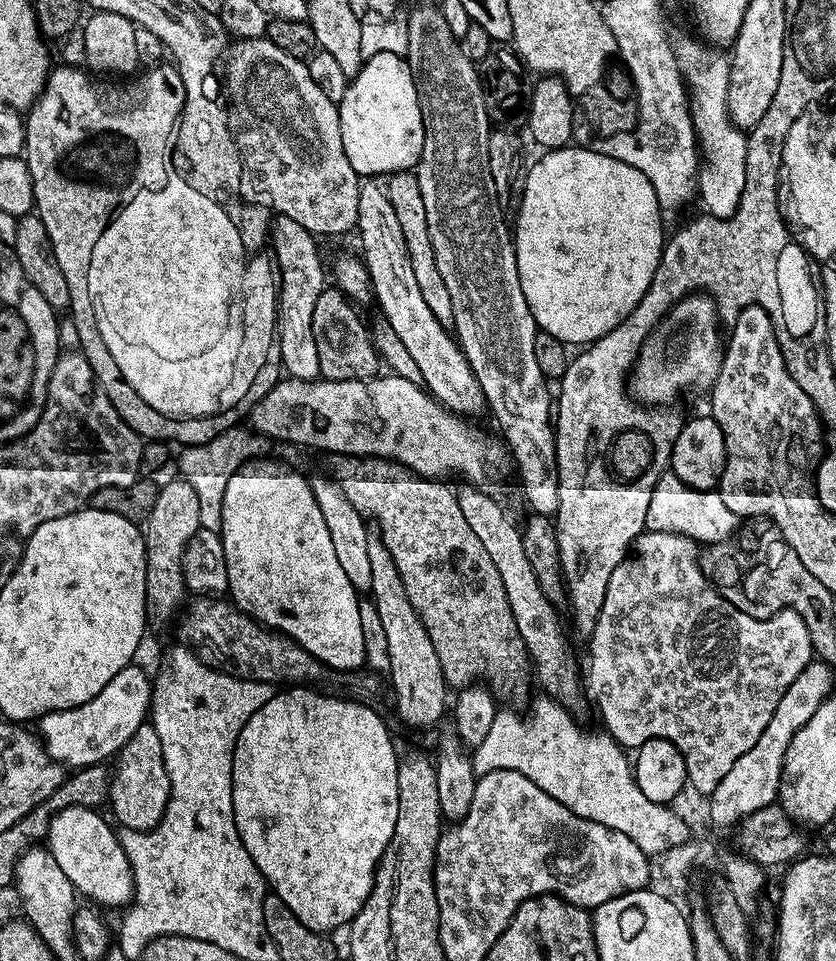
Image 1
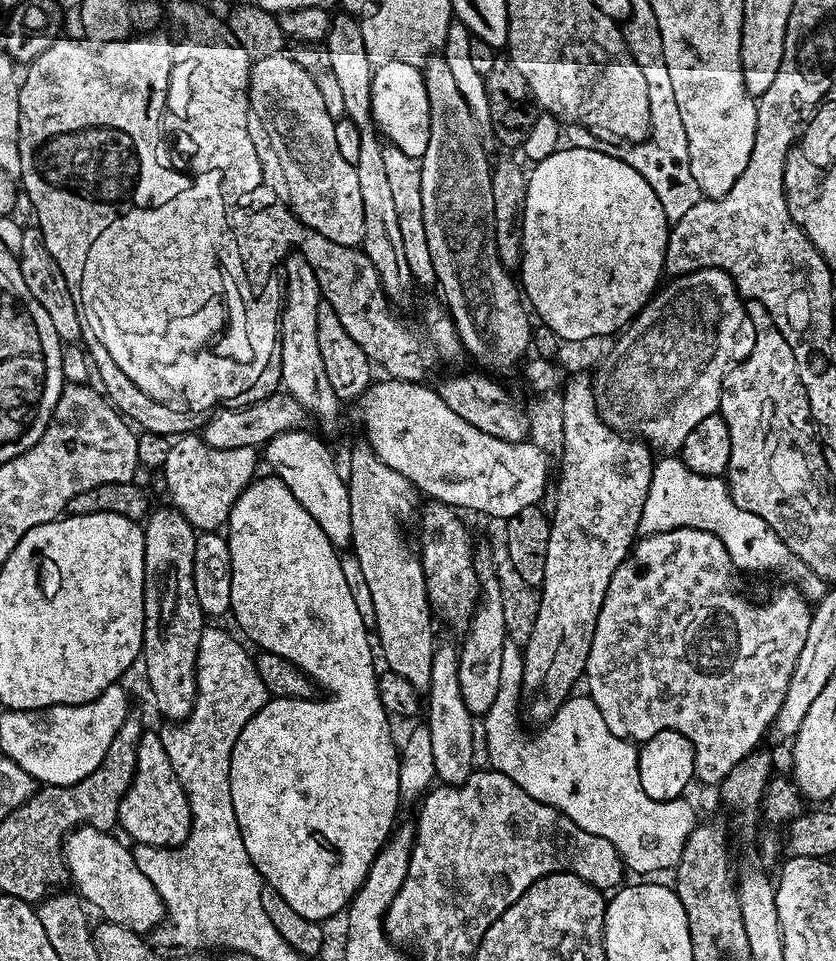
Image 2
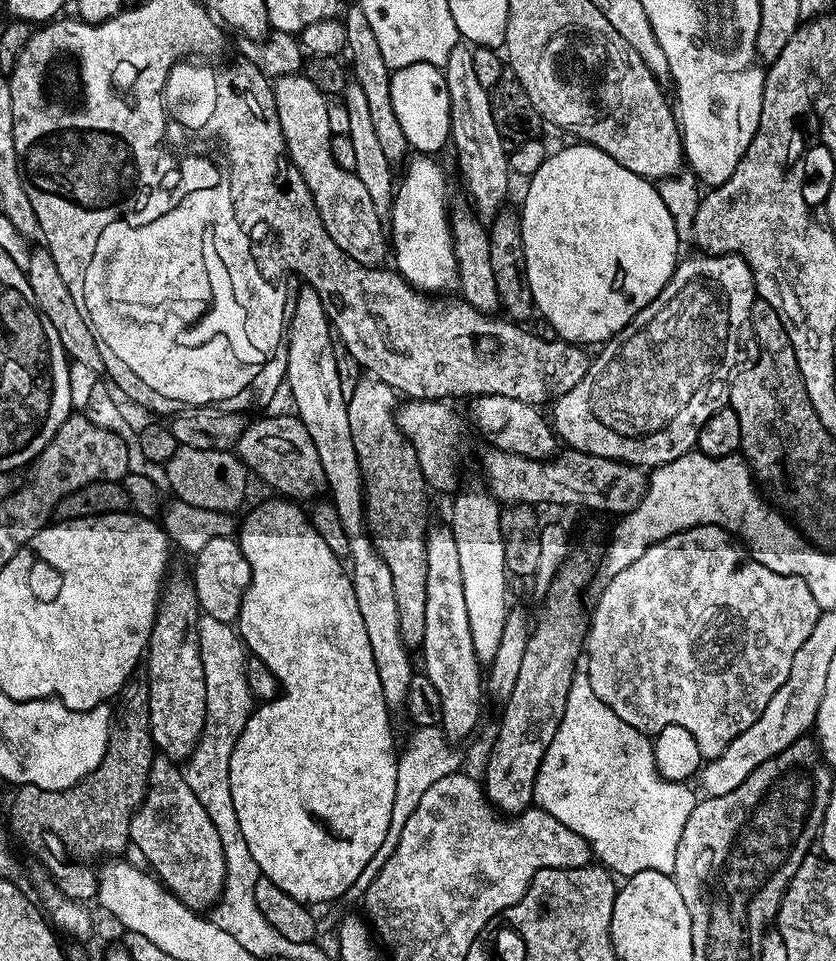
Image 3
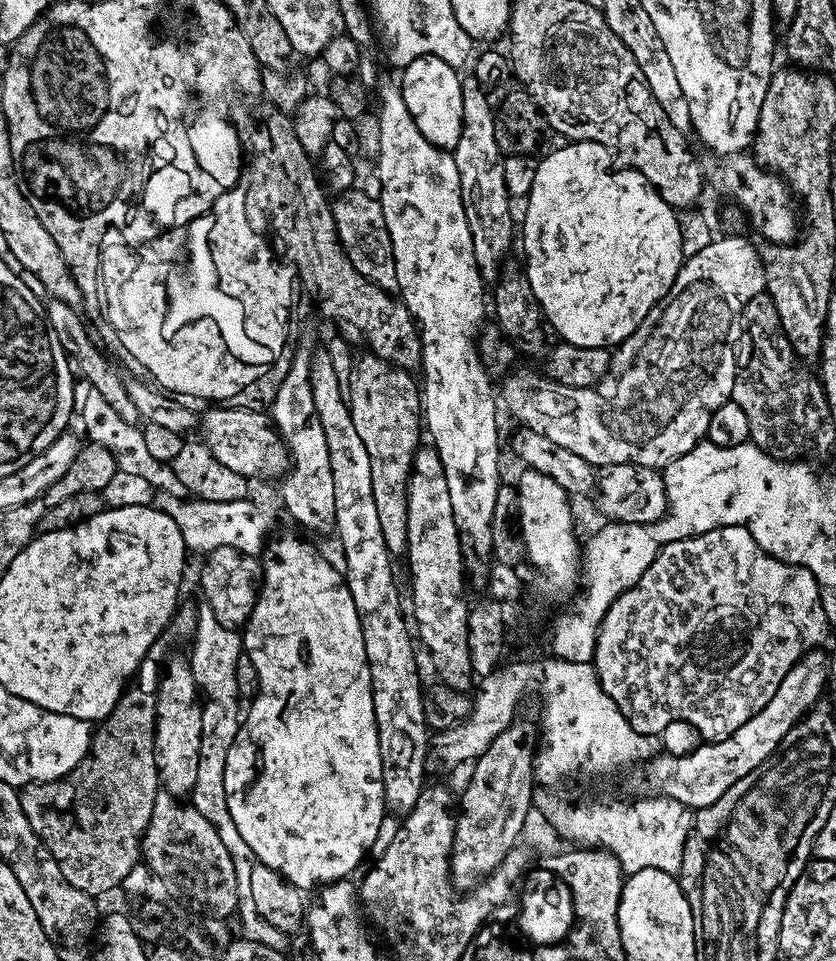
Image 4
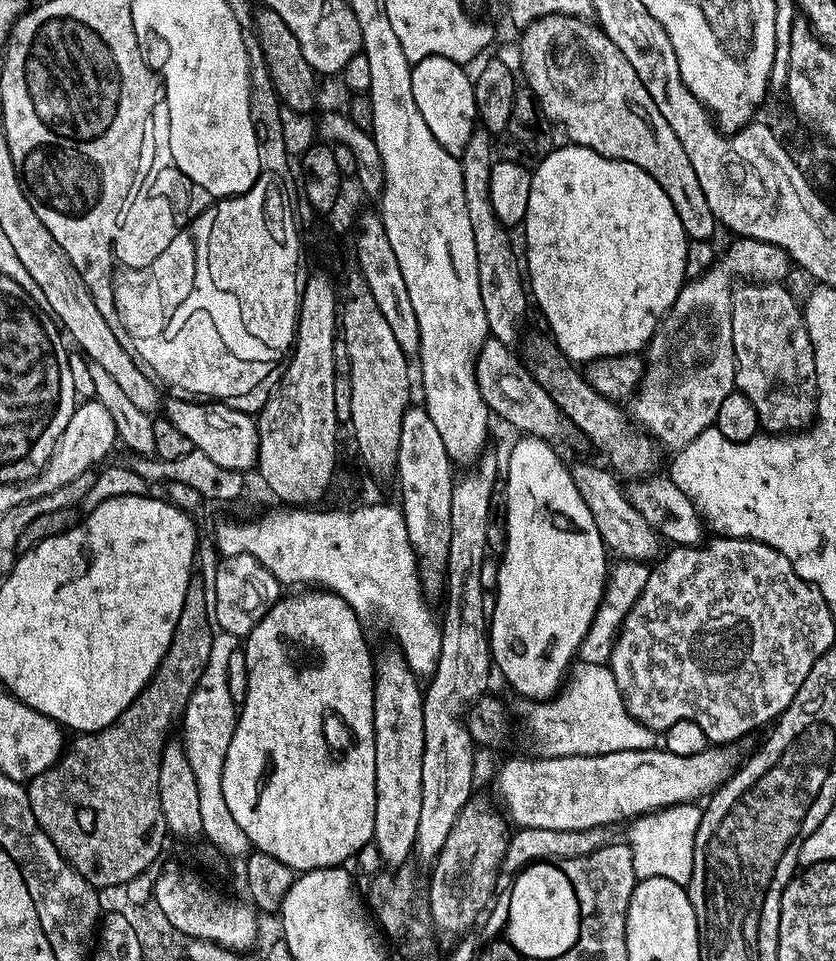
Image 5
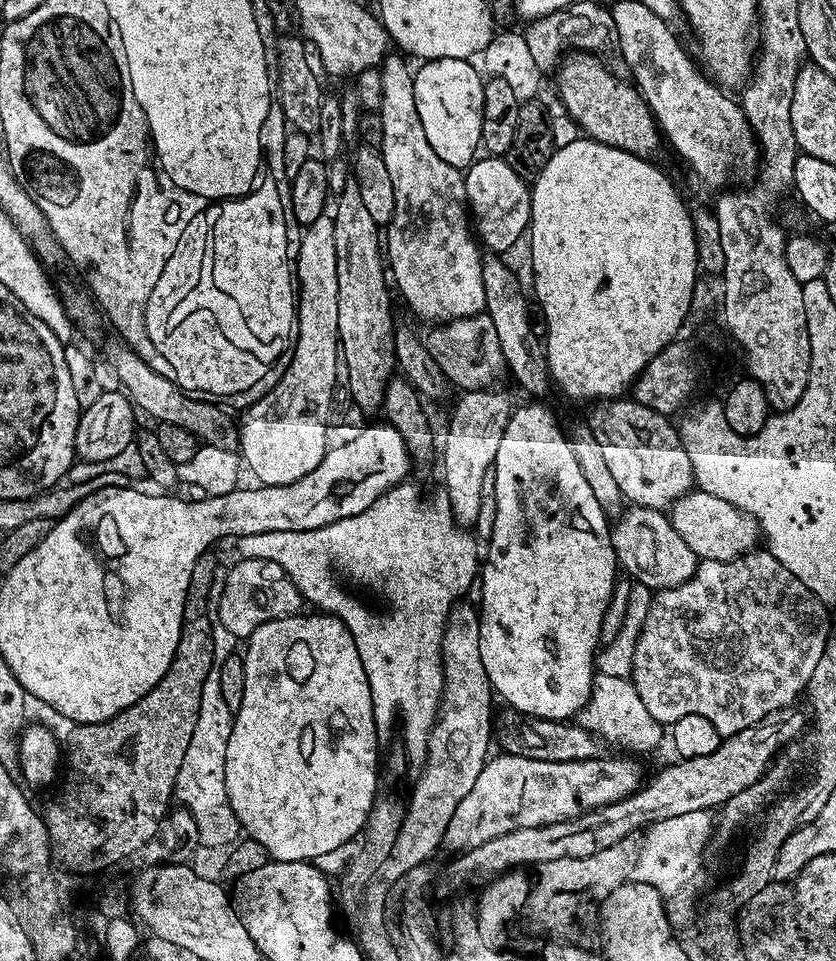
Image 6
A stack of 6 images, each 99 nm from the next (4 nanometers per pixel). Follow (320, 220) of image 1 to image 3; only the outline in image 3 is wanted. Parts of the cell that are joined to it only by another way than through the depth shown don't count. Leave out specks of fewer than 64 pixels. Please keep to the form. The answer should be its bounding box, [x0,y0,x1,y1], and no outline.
[273,74,390,265]

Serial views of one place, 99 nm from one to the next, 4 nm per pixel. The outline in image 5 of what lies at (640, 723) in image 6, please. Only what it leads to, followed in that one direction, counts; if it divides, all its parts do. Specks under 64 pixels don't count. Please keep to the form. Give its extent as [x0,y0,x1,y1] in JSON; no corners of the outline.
[528,663,658,756]

